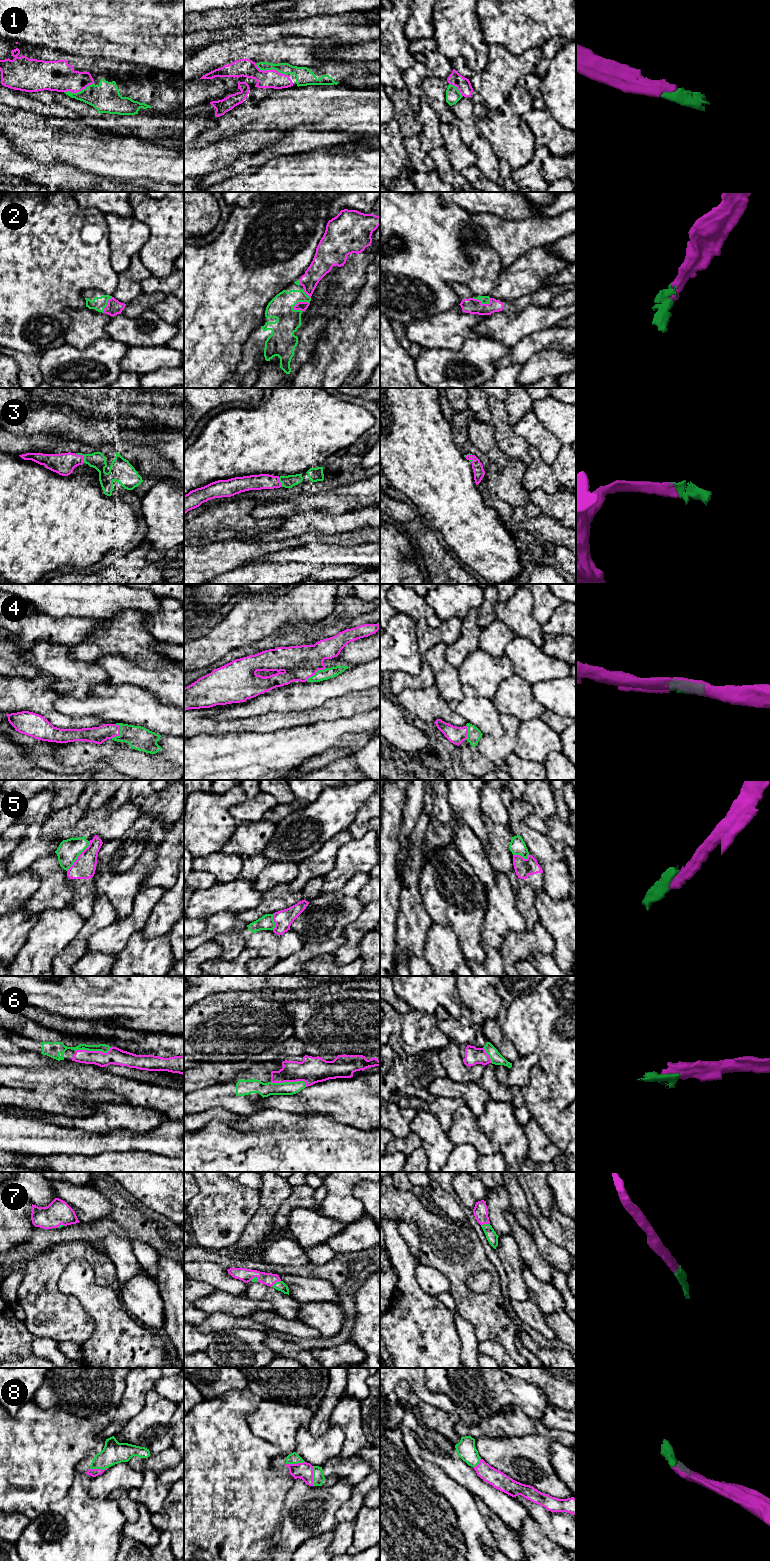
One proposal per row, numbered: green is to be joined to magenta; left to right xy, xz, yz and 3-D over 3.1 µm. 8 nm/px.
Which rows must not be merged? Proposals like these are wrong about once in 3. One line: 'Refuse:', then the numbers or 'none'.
Refuse: 5

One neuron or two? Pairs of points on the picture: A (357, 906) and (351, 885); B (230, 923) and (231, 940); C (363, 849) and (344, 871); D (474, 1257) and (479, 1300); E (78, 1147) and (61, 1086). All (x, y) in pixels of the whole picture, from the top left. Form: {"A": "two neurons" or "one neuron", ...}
{"A": "one neuron", "B": "two neurons", "C": "one neuron", "D": "one neuron", "E": "two neurons"}

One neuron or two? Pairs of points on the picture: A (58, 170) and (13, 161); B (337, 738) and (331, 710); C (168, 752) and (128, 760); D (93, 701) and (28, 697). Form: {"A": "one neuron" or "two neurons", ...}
{"A": "one neuron", "B": "two neurons", "C": "two neurons", "D": "two neurons"}

